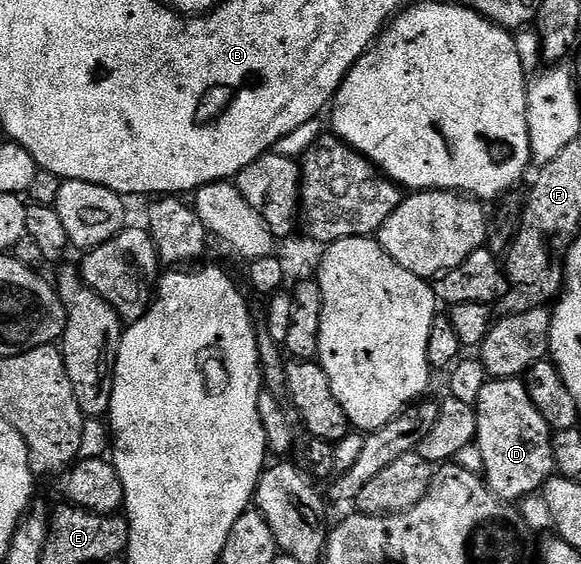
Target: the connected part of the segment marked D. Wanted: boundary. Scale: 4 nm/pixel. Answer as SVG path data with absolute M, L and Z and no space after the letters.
M499 377L496 379L486 380L483 391L479 391L479 399L475 406L477 410L477 440L475 444L479 447L479 455L483 455L483 480L490 493L493 493L500 501L508 501L510 503L520 502L526 497L532 497L538 491L544 490L546 481L554 476L555 466L553 463L553 435L554 430L549 428L543 417L539 415L539 411L533 403L530 396L527 395L524 380L515 377Z

